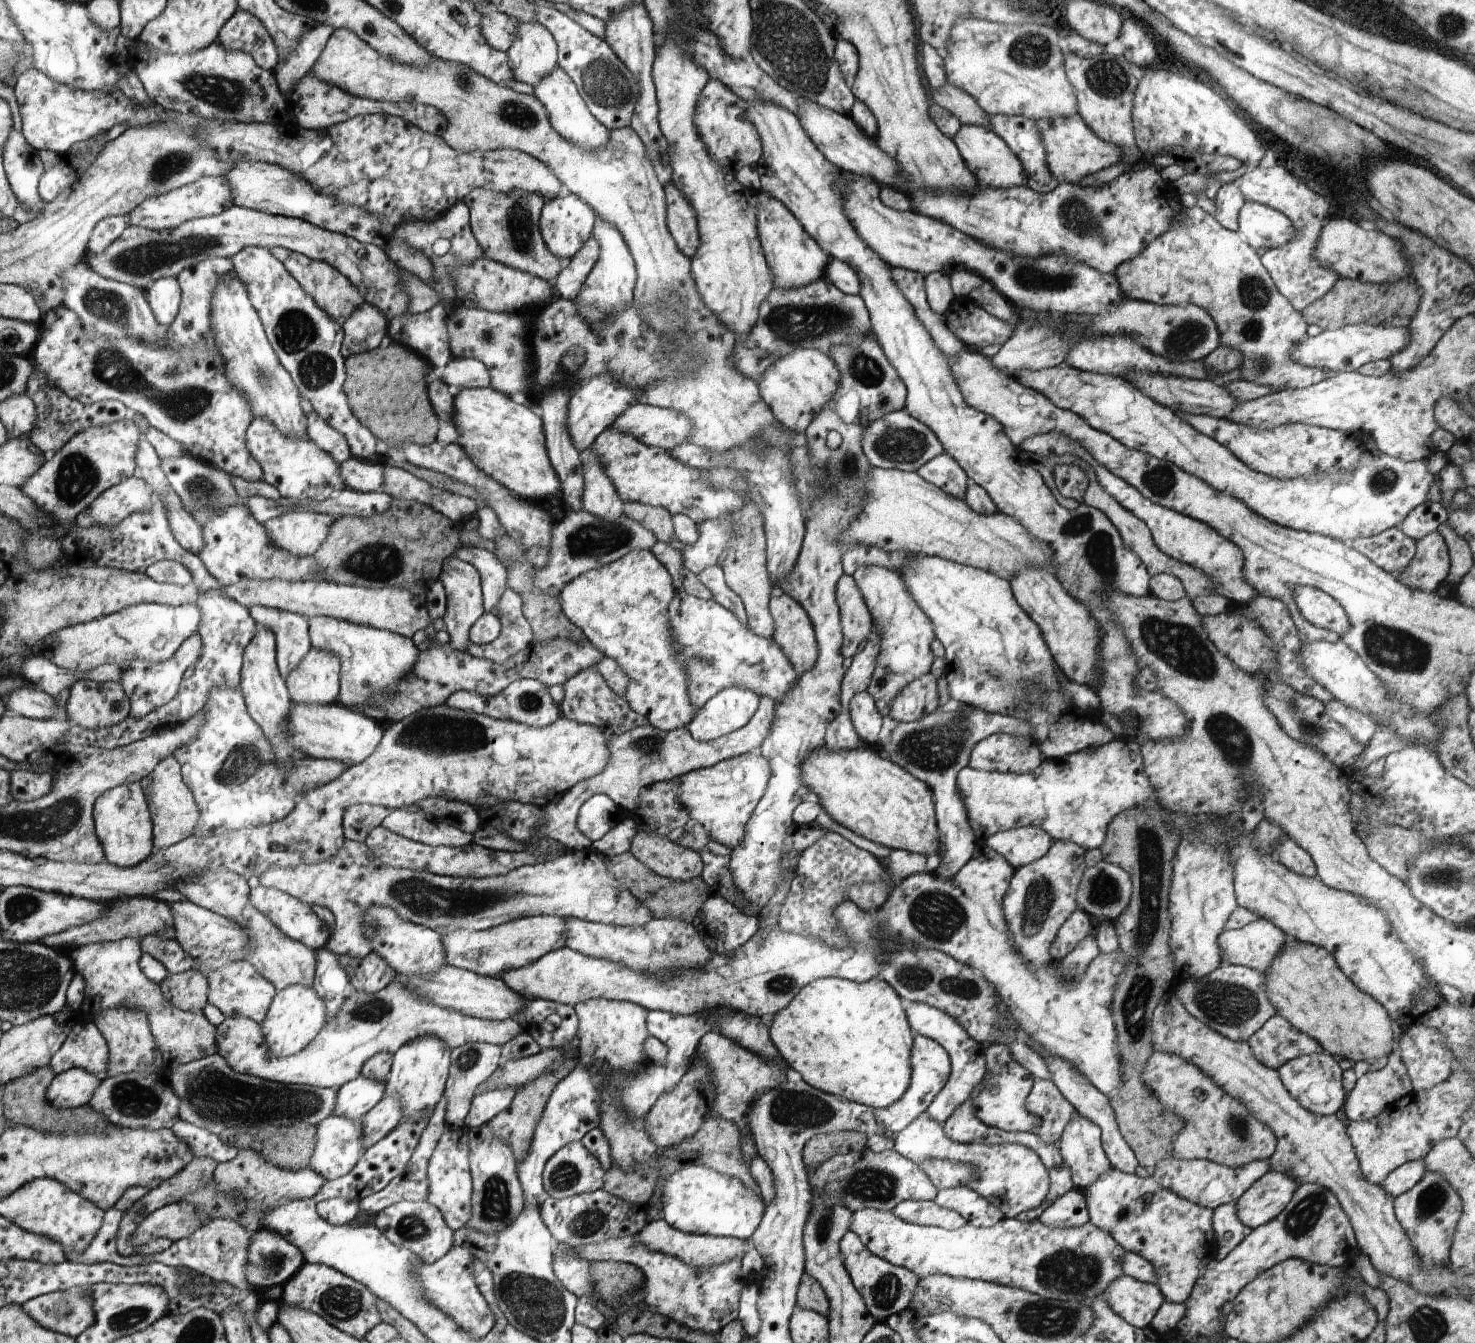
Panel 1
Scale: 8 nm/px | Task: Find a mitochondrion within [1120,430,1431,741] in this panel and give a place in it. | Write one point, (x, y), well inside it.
(1177, 644)

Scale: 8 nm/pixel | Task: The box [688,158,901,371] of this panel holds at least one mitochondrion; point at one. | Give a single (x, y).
(789, 323)

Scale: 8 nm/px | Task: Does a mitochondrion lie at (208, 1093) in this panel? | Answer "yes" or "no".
yes

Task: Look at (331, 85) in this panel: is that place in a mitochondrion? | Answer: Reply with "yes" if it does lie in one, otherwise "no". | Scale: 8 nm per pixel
no

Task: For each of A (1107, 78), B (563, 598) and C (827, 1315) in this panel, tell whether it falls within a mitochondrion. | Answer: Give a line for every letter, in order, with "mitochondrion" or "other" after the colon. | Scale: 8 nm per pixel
A: mitochondrion
B: other
C: other

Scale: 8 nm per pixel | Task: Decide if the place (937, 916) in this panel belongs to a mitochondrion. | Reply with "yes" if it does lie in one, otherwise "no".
yes

